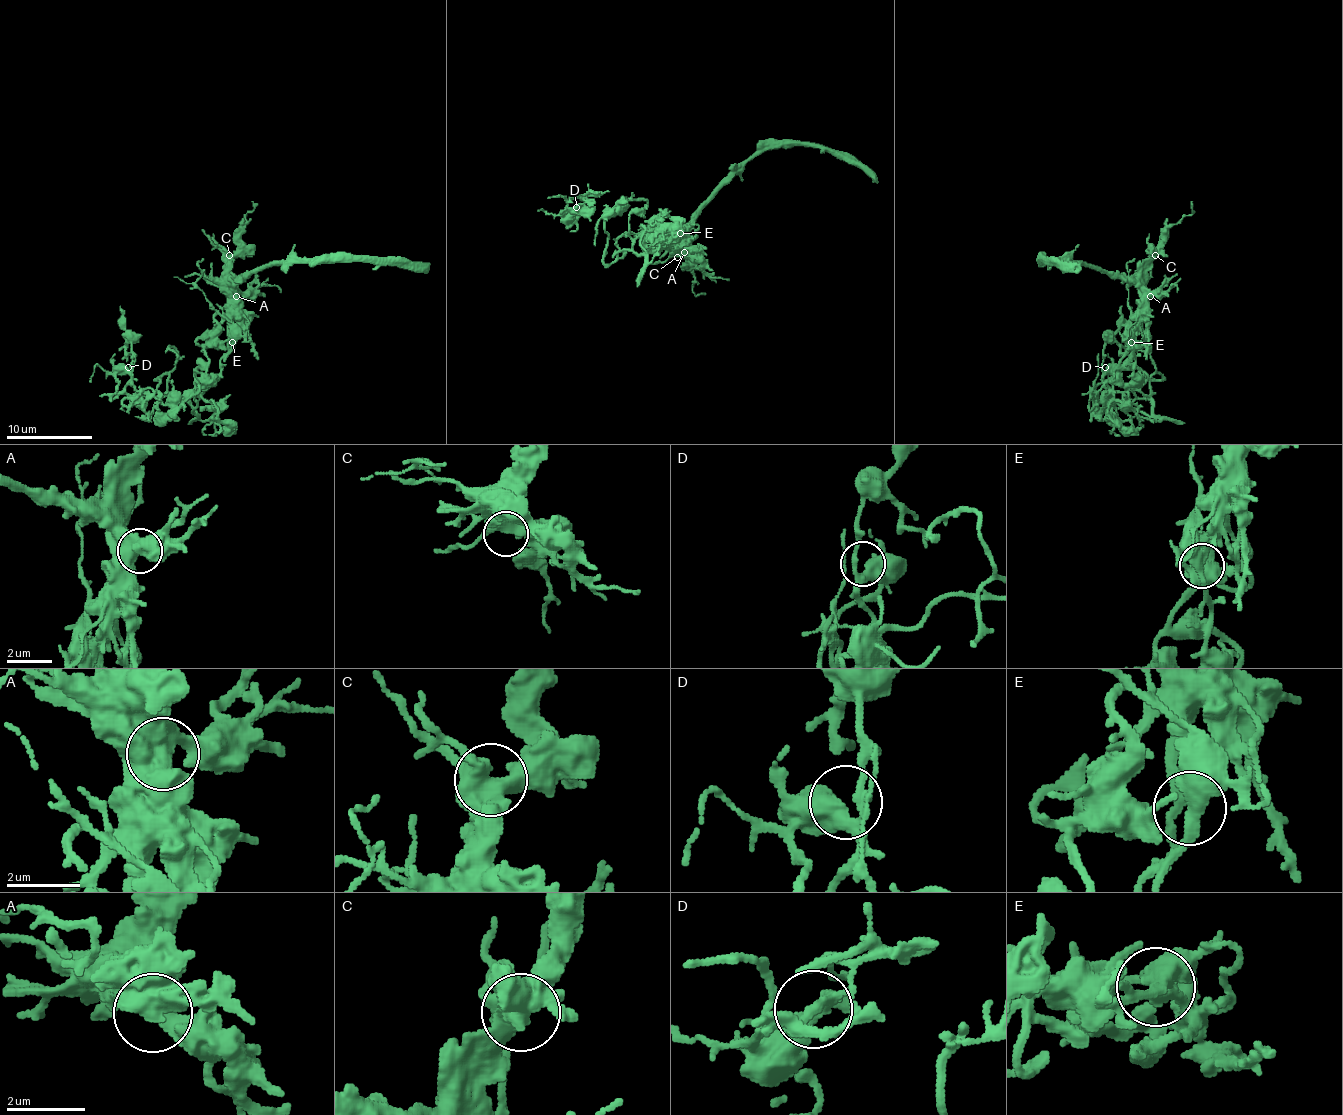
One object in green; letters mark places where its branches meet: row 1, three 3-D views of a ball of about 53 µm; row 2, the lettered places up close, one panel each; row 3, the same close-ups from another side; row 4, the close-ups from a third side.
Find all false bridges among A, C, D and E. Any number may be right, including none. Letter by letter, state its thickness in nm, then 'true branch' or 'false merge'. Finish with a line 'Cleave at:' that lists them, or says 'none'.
A: 650 nm thick; true branch
C: 500 nm thick; true branch
D: 360 nm thick; true branch
E: 460 nm thick; false merge
Cleave at: E

